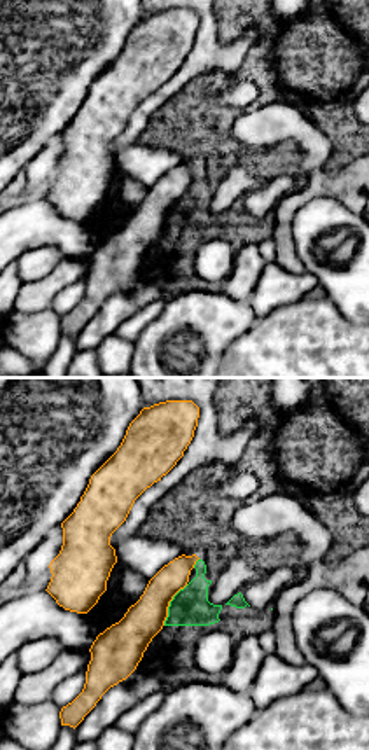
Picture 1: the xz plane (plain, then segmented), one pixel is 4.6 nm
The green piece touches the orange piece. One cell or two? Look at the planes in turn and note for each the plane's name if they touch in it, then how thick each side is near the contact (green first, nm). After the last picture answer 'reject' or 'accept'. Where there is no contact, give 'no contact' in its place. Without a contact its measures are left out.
meets green in xz; 180 nm thick on the green side, 190 nm on the other

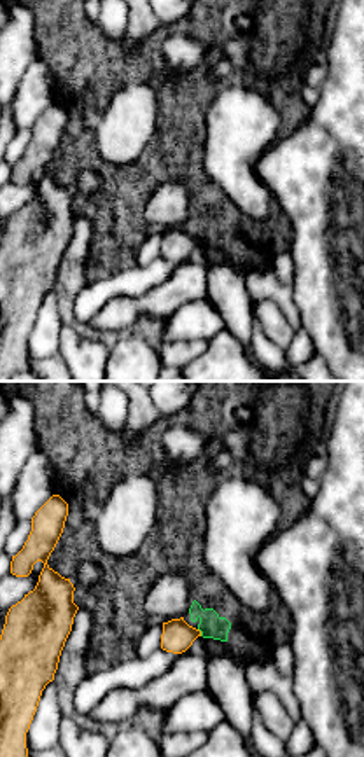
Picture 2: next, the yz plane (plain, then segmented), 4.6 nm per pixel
meets green in yz; 110 nm thick on the green side, 150 nm on the other

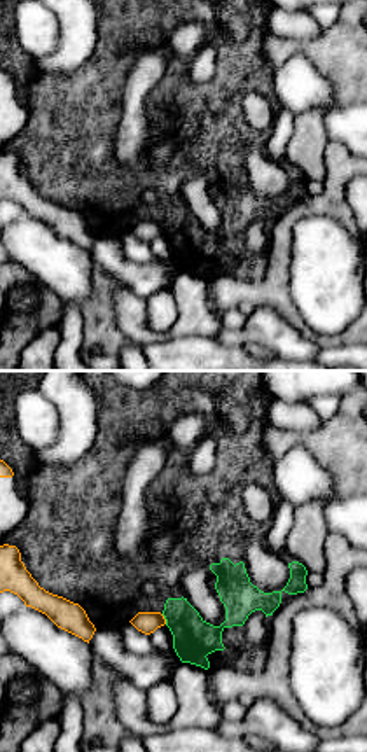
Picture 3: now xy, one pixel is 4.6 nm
meets green in xy; 190 nm thick on the green side, 100 nm on the other

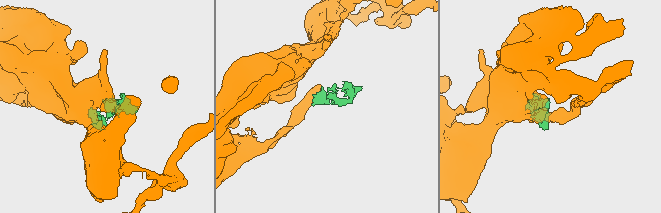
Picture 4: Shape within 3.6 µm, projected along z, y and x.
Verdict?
reject

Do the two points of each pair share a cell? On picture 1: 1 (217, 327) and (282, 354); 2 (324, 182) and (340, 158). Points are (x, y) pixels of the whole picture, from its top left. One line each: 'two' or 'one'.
1: two
2: two

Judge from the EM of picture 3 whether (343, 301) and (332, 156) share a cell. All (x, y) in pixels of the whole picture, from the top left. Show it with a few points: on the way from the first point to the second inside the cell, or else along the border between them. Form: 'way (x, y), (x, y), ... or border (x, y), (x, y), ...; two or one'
border (297, 221), (306, 217), (334, 217), (348, 229); two

